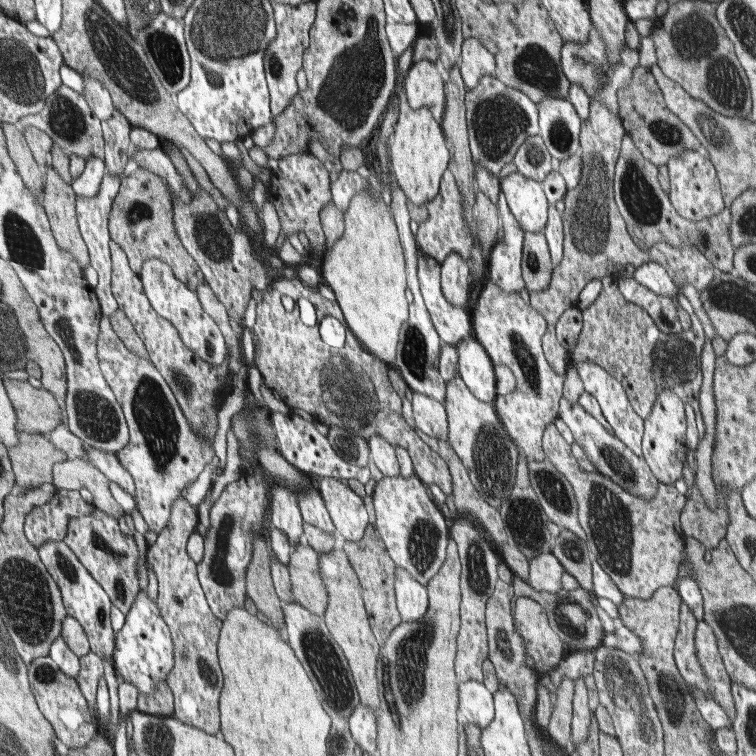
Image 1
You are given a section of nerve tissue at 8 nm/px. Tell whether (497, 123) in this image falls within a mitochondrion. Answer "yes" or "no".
yes

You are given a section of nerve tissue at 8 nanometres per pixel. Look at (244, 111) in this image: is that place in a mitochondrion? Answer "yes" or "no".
no

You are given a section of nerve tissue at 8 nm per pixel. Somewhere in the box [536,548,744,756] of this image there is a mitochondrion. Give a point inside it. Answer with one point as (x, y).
(621, 686)

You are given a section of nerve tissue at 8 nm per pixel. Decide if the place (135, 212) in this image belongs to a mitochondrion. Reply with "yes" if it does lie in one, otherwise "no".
yes

